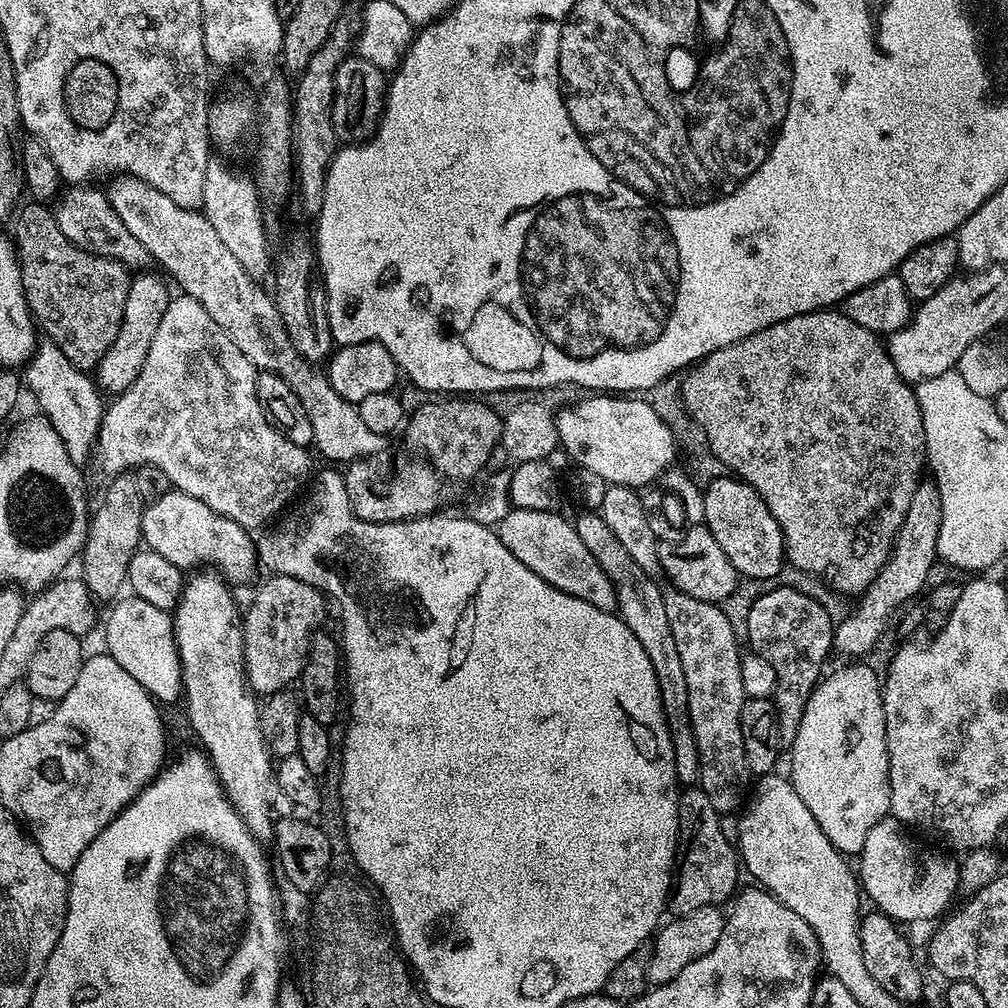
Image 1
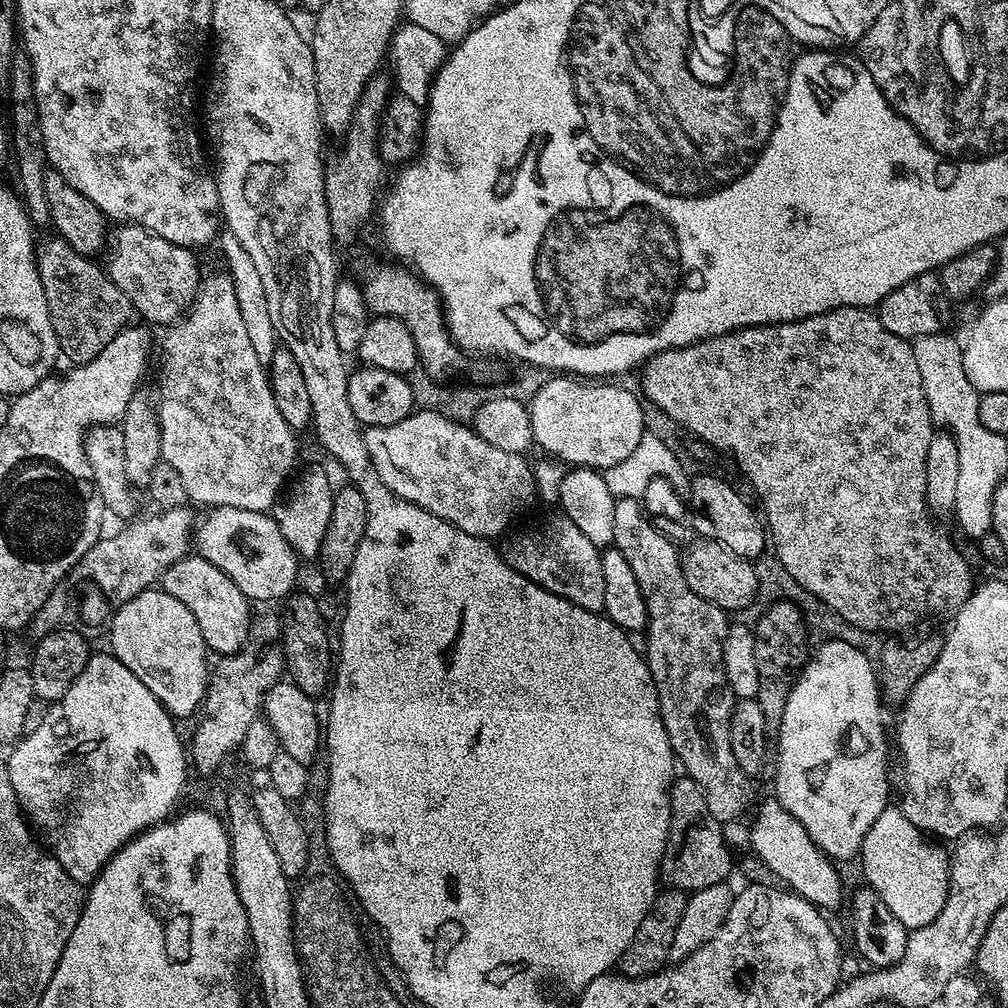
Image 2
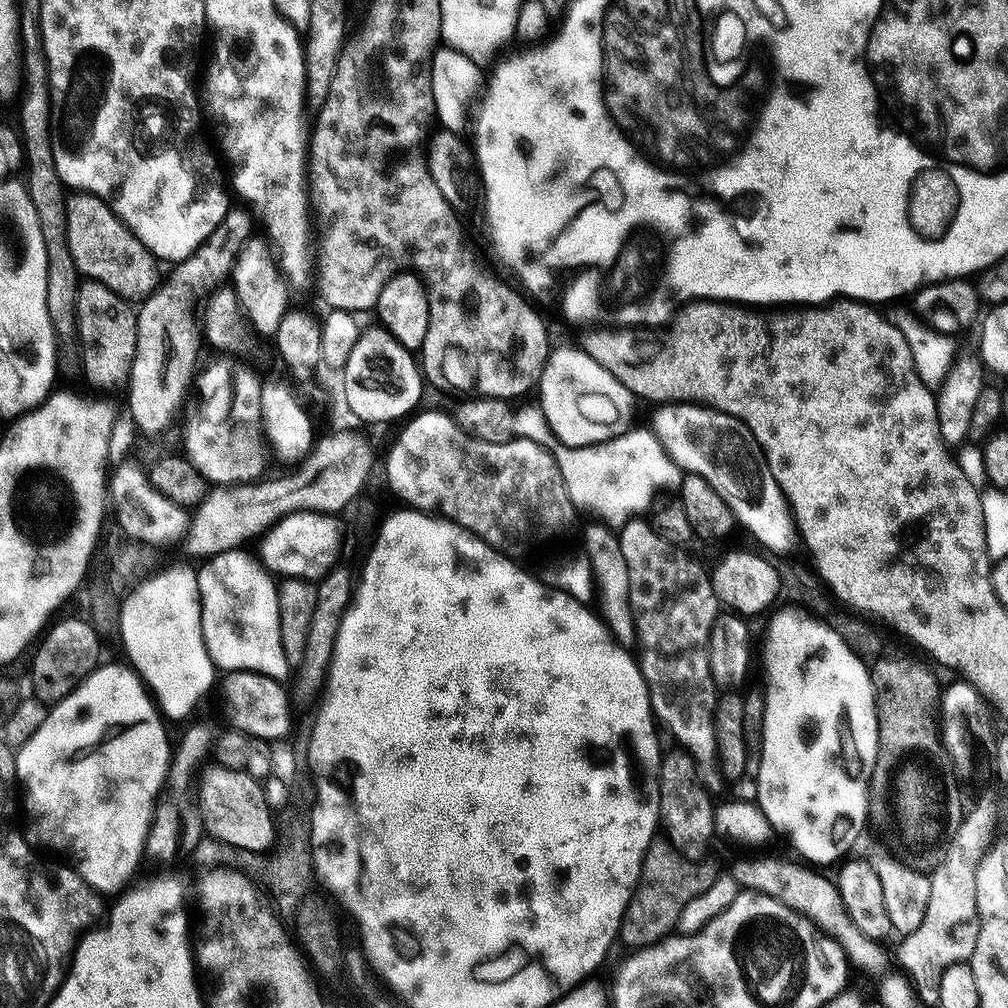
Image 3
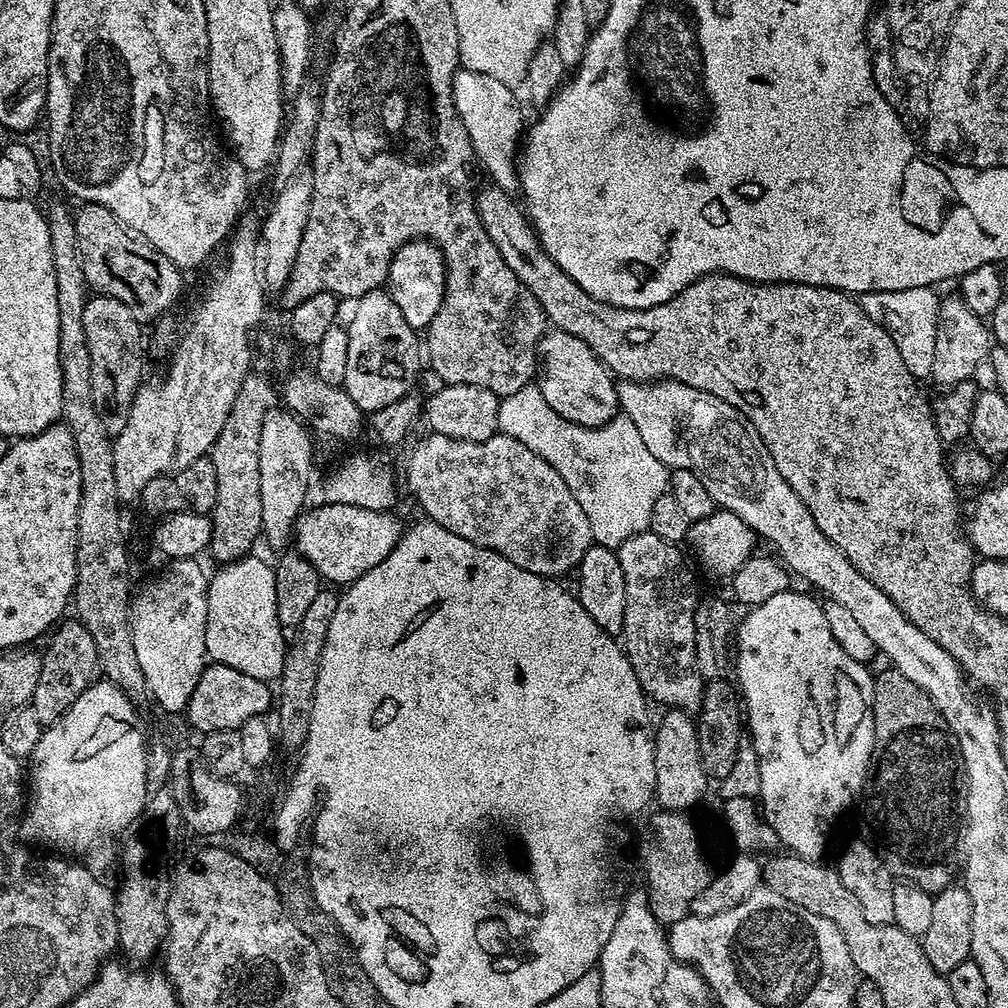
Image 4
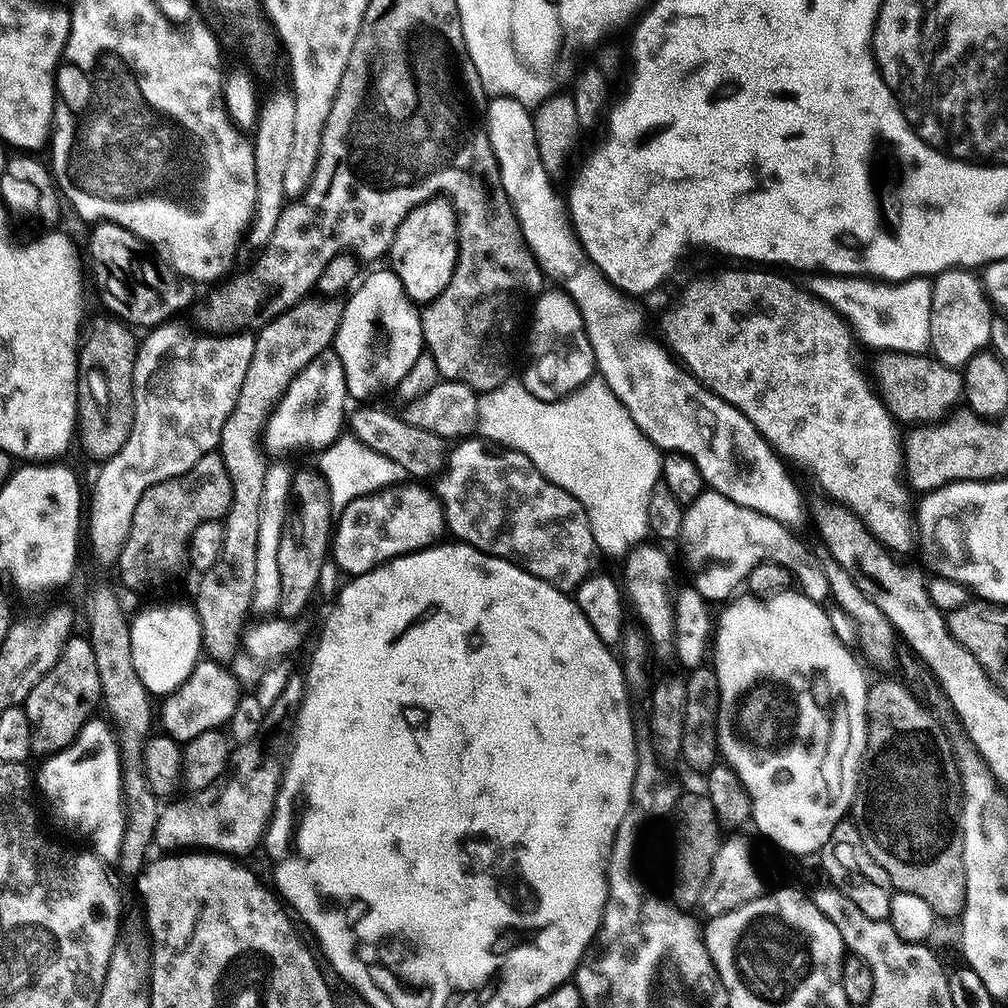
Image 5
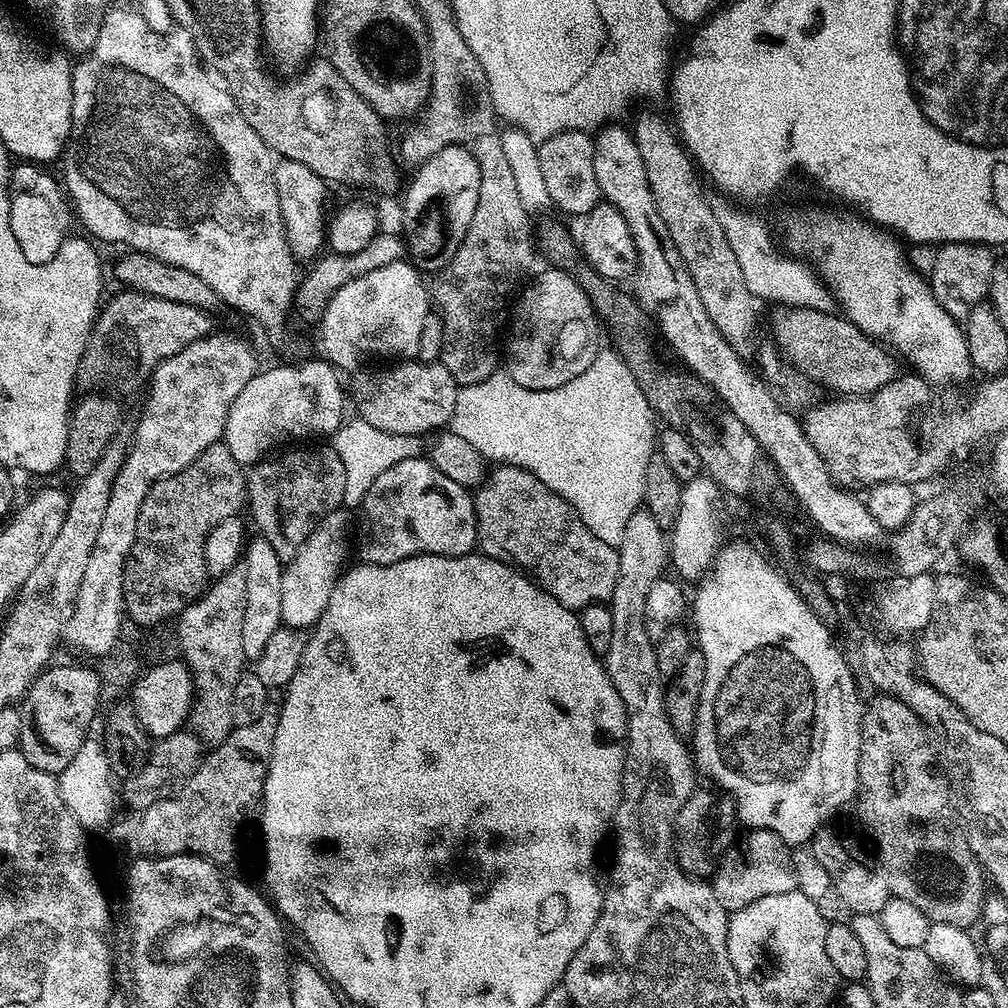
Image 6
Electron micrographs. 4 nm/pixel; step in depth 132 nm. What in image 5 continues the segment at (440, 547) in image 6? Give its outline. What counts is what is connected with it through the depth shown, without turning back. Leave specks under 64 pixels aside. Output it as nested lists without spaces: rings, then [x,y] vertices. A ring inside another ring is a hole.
[[[401,482],[380,492],[372,492],[362,498],[354,498],[339,513],[334,524],[334,535],[330,541],[330,556],[342,571],[348,572],[349,577],[361,576],[374,570],[379,564],[405,556],[407,552],[419,552],[422,548],[431,548],[433,544],[441,543],[445,535],[446,523],[444,507],[440,504],[440,497],[431,487],[423,488],[420,482]]]

